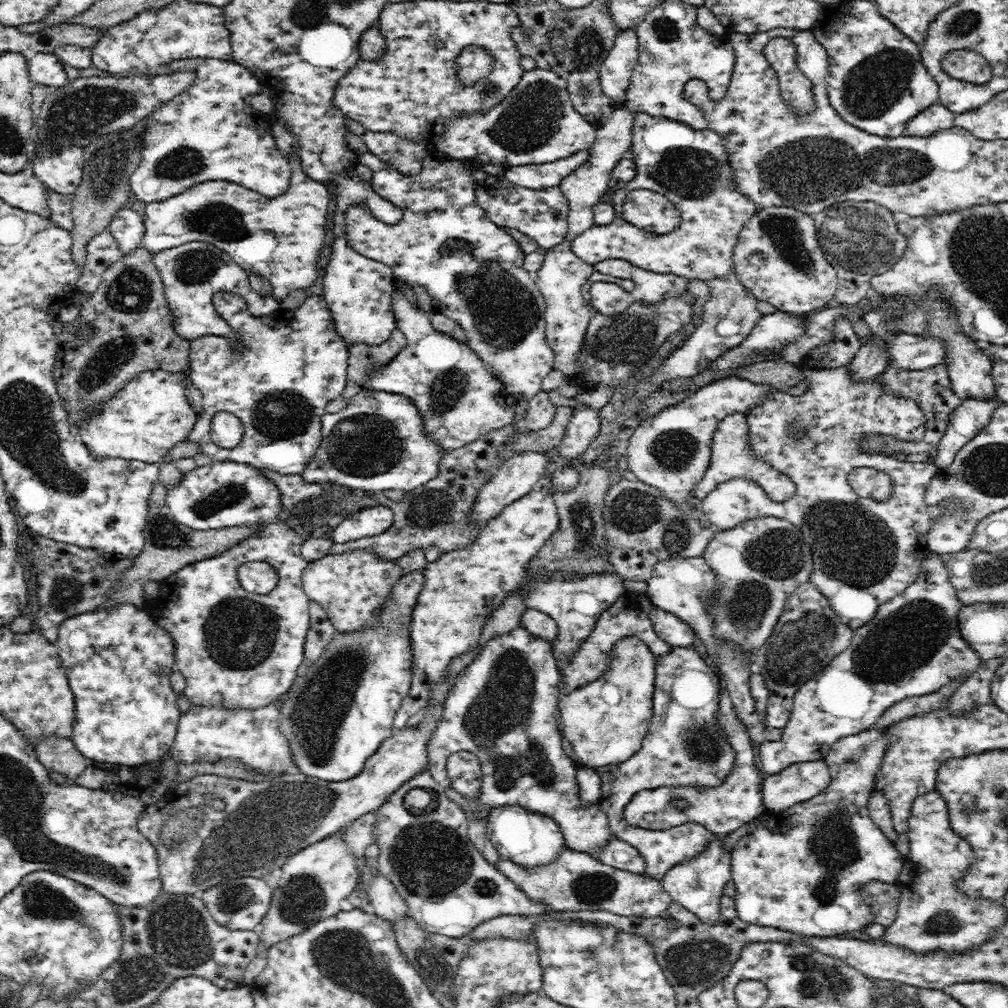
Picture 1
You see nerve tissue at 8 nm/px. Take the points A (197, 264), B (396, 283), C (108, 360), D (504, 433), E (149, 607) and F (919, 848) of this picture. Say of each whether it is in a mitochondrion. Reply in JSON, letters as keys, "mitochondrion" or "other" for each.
{"A":"mitochondrion","B":"other","C":"mitochondrion","D":"other","E":"other","F":"other"}

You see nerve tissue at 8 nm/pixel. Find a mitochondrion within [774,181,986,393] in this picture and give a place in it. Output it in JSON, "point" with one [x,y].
{"point":[857,241]}

